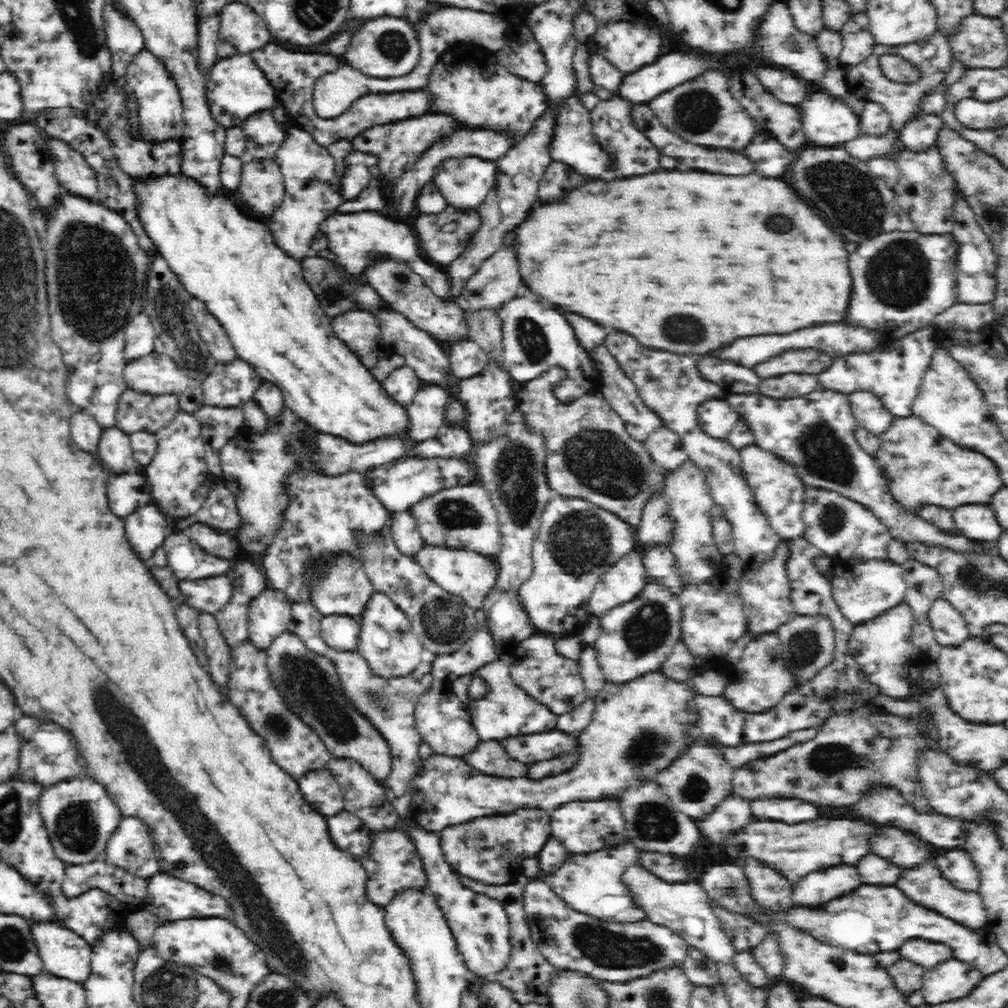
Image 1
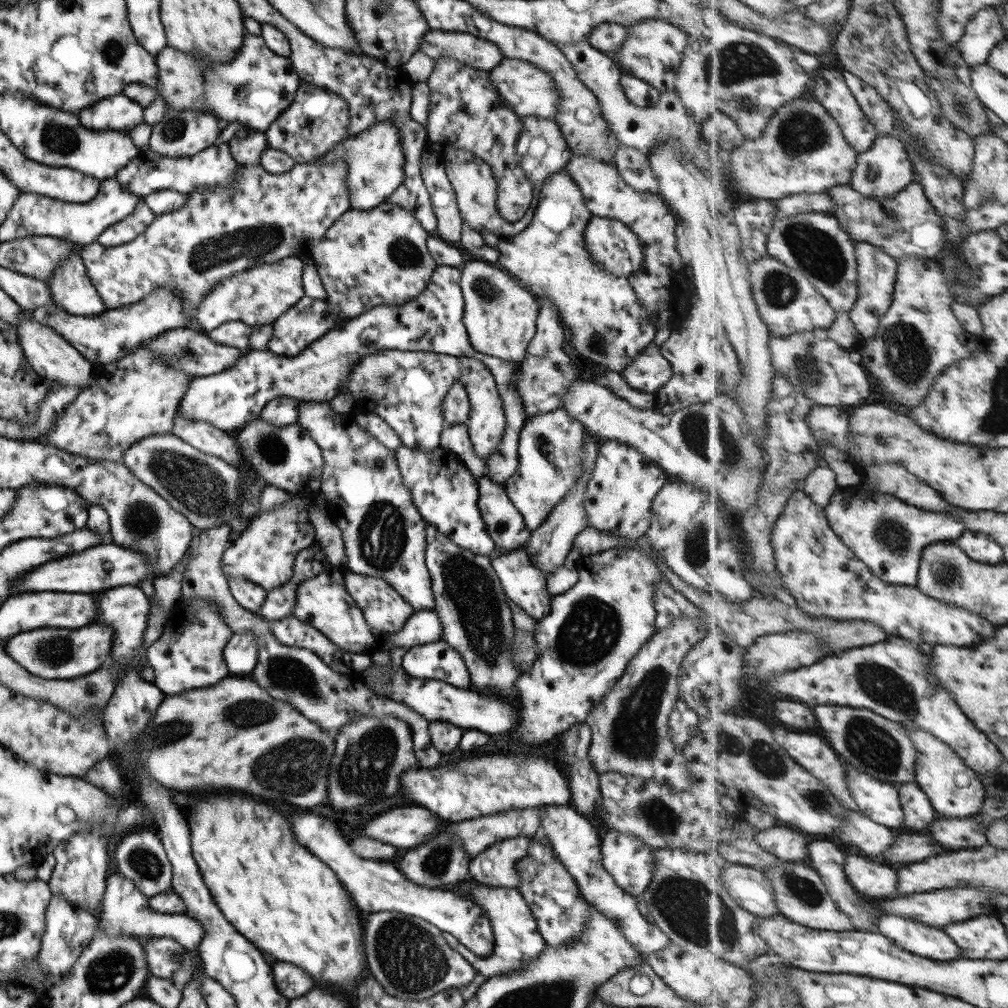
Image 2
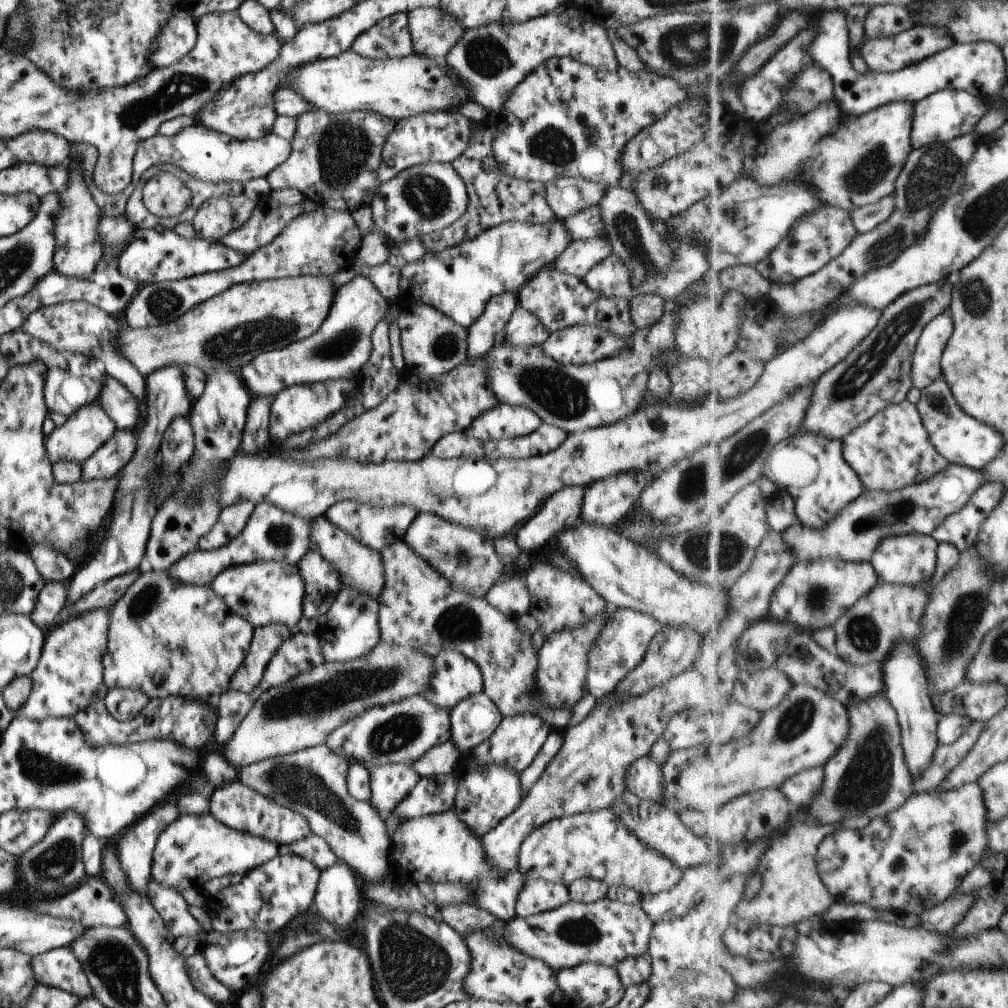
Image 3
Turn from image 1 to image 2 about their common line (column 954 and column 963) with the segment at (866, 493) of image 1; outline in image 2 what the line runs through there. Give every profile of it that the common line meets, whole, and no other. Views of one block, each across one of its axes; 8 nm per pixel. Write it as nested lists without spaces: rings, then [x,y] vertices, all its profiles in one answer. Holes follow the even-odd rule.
[[[965,532],[960,540],[960,546],[972,559],[988,565],[1007,563],[1004,547],[988,534],[982,532]]]

